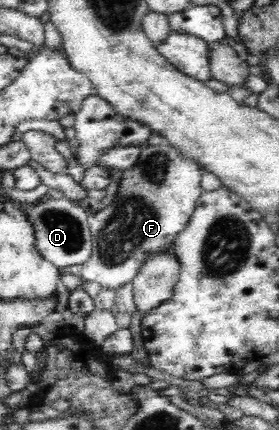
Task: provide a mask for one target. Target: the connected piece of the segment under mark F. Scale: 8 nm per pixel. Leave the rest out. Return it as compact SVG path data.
M147 145L140 148L139 161L131 167L131 169L123 169L120 180L118 181L118 190L116 191L116 197L112 201L112 204L95 212L94 214L87 217L89 221L91 236L92 236L92 255L87 262L80 265L75 265L68 267L67 270L59 268L60 273L69 273L71 276L79 277L83 281L97 281L102 287L106 289L113 289L114 291L119 291L119 287L123 287L125 283L132 283L132 279L139 273L141 265L147 261L147 257L151 257L156 253L167 253L167 251L172 250L172 245L176 241L176 238L181 232L185 230L185 227L190 223L190 217L199 201L199 195L203 193L203 188L201 188L201 168L199 164L195 163L193 160L183 159L183 156L179 155L179 152L175 151L175 148L168 145Z

